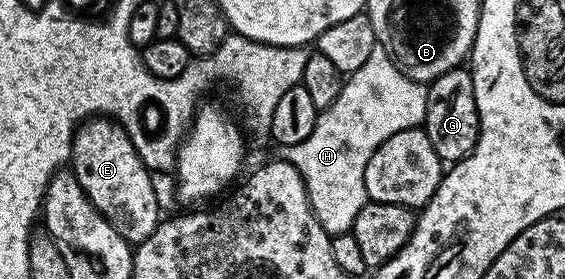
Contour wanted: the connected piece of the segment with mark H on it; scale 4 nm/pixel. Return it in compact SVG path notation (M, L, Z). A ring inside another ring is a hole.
M377 44L375 51L359 67L359 71L348 74L347 80L339 91L339 99L331 103L331 107L320 110L315 123L315 131L303 139L303 143L286 145L283 149L284 160L289 161L303 175L305 190L313 208L313 214L319 219L323 231L330 235L347 233L352 230L355 215L363 211L367 200L365 195L365 172L367 163L371 163L371 155L391 135L399 135L399 131L418 128L425 120L427 111L427 88L420 81L412 81L404 73L397 62L389 56L383 46Z

